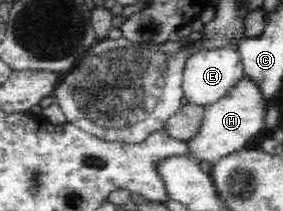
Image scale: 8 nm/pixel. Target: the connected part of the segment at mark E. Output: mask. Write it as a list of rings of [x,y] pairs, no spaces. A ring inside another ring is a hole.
[[[224,48],[194,53],[186,61],[184,67],[184,97],[186,97],[190,105],[207,107],[220,100],[220,98],[224,98],[227,92],[230,92],[243,76],[243,62],[237,49]]]

